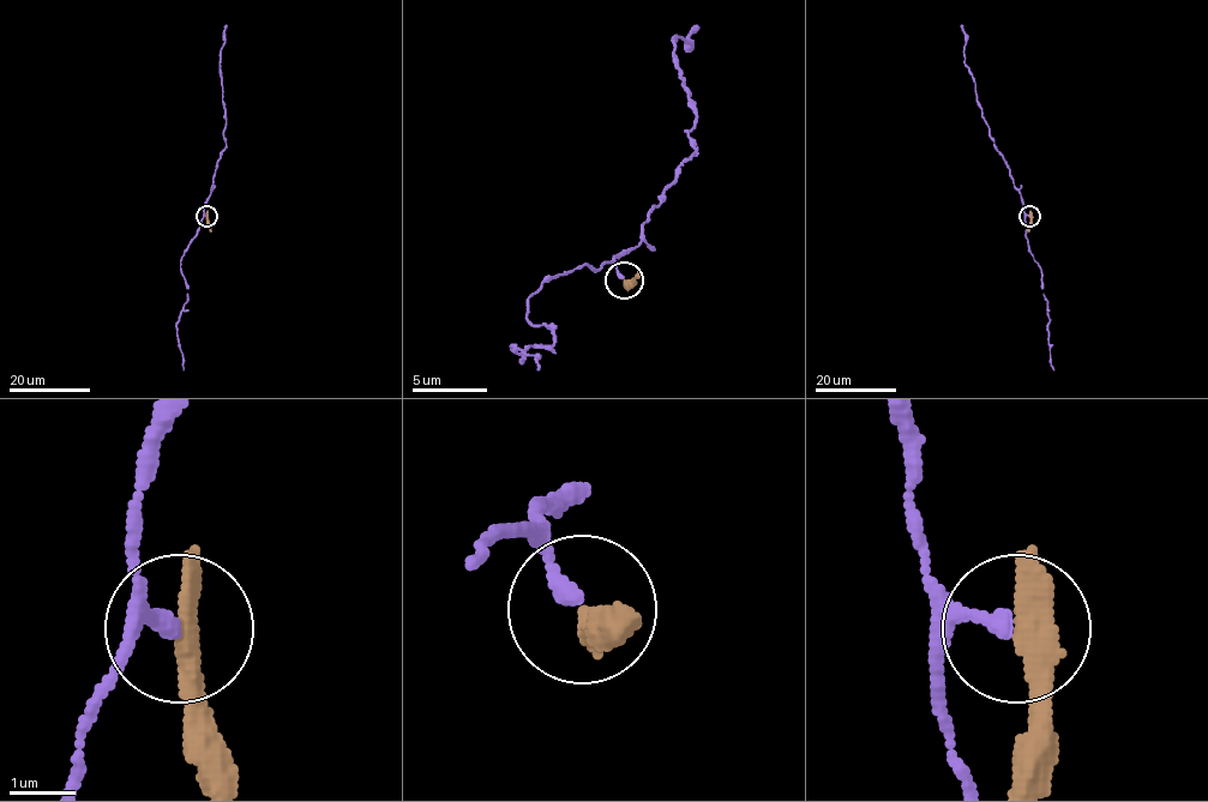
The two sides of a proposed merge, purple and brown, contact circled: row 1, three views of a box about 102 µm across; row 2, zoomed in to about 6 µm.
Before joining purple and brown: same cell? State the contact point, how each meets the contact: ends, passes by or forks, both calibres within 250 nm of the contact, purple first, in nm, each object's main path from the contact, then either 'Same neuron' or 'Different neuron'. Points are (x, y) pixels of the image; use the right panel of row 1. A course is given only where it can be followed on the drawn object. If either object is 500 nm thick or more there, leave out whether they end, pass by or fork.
Place: (1029, 216). At the ring purple ends. At the ring brown ends. Thickness 240 nm (purple) against 480 nm. Course of purple: (1029, 216), (981, 114), (974, 78), (965, 62), (967, 35), (961, 24). Course of brown: (1029, 216), (1027, 231). Different neuron

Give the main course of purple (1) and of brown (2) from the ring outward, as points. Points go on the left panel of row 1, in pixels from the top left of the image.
1: (206, 216), (204, 205), (211, 192), (217, 161), (226, 146), (220, 68), (226, 24)
2: (206, 216), (211, 231)

